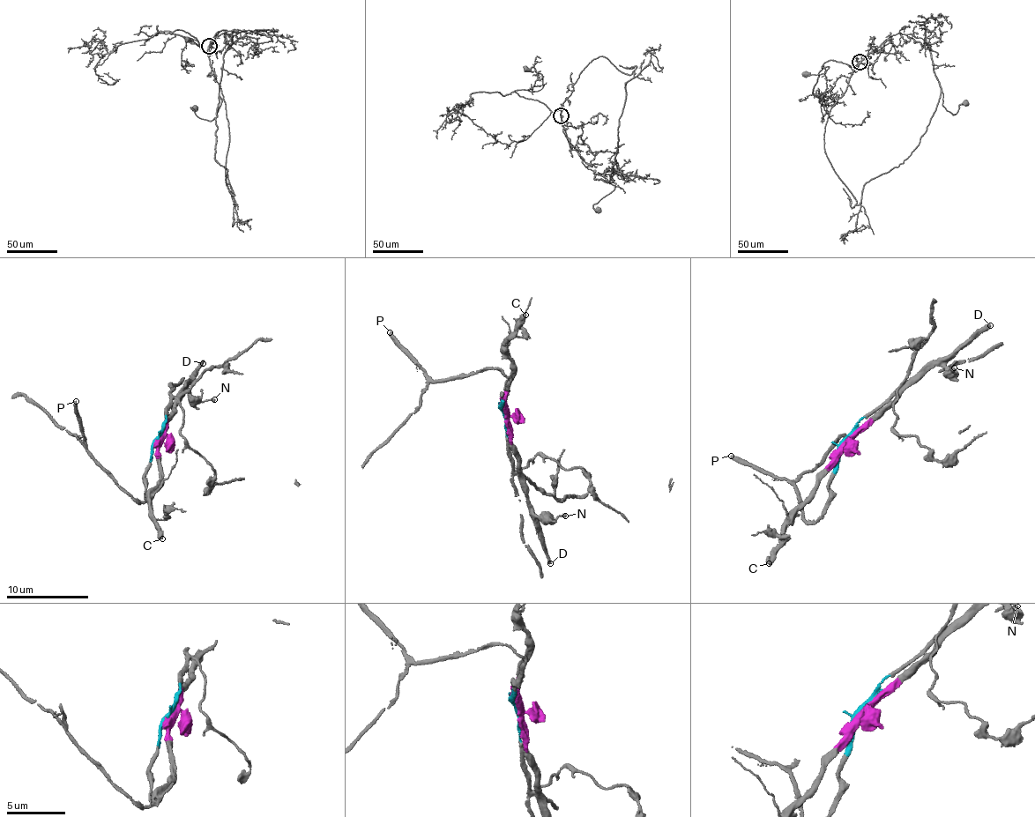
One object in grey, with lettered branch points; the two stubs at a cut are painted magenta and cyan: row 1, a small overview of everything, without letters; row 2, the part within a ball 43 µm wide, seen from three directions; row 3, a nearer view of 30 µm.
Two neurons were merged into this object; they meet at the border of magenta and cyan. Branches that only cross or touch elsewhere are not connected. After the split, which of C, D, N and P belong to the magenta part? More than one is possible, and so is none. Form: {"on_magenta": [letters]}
{"on_magenta": ["C", "D", "N"]}

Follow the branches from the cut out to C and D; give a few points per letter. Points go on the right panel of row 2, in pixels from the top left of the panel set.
C: (846, 442), (838, 462), (820, 480), (814, 496), (787, 524), (784, 540), (768, 564)
D: (846, 442), (907, 388), (936, 365), (941, 365), (991, 325)

